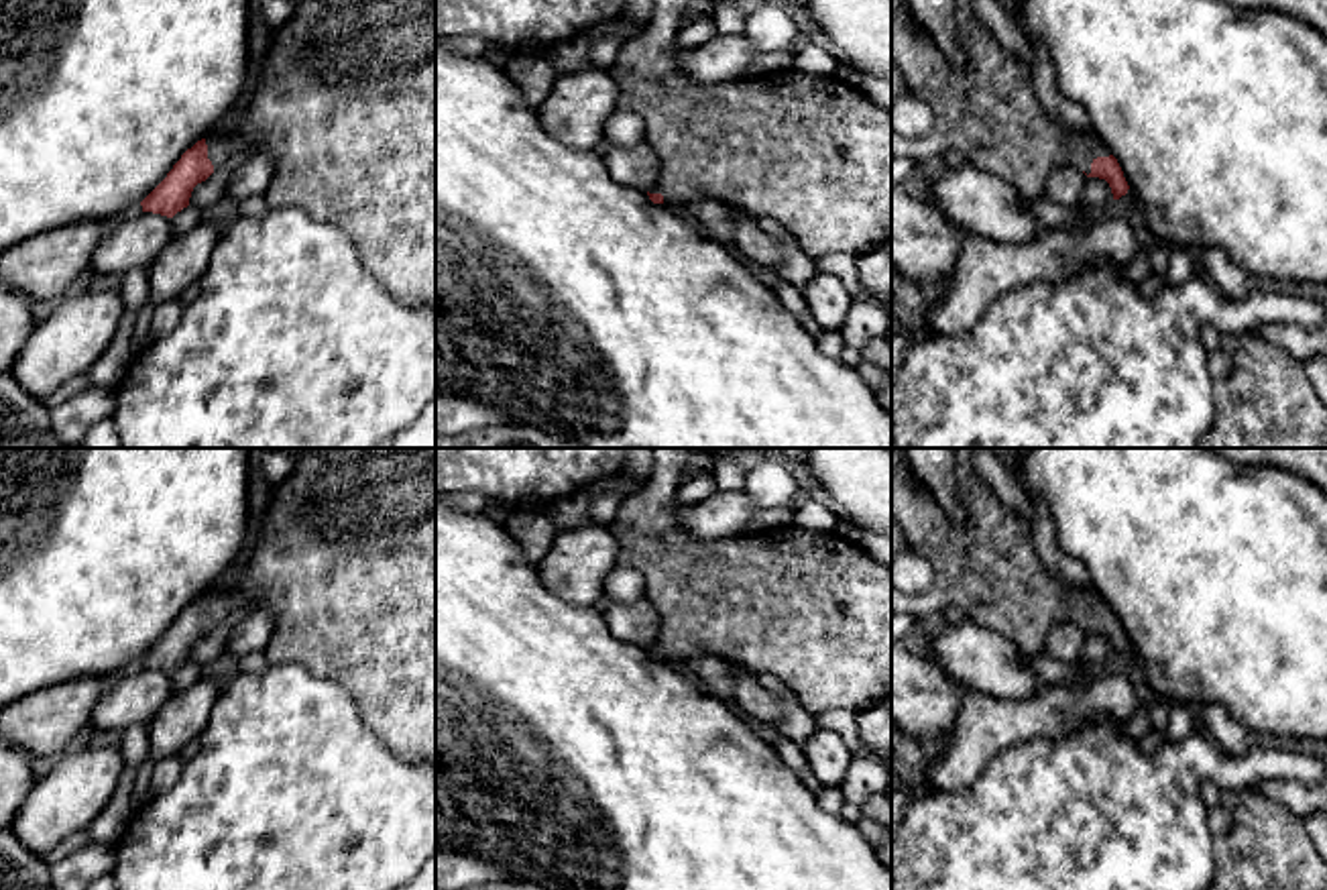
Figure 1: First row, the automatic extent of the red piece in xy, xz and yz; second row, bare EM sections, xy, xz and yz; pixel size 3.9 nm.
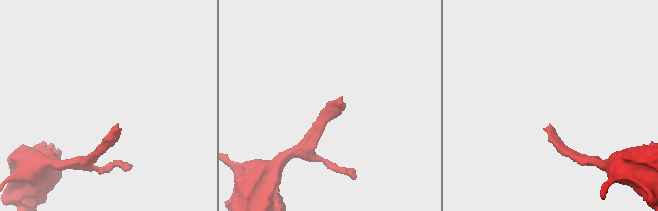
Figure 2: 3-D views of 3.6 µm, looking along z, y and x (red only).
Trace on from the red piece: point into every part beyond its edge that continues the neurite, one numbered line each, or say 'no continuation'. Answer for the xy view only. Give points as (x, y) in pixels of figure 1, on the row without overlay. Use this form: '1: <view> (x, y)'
1: xy (344, 561)

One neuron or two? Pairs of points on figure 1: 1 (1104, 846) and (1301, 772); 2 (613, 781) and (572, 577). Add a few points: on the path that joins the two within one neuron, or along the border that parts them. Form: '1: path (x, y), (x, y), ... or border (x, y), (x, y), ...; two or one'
1: path (1152, 797), (1181, 768), (1252, 766); one
2: border (538, 577), (558, 597), (593, 605); two

